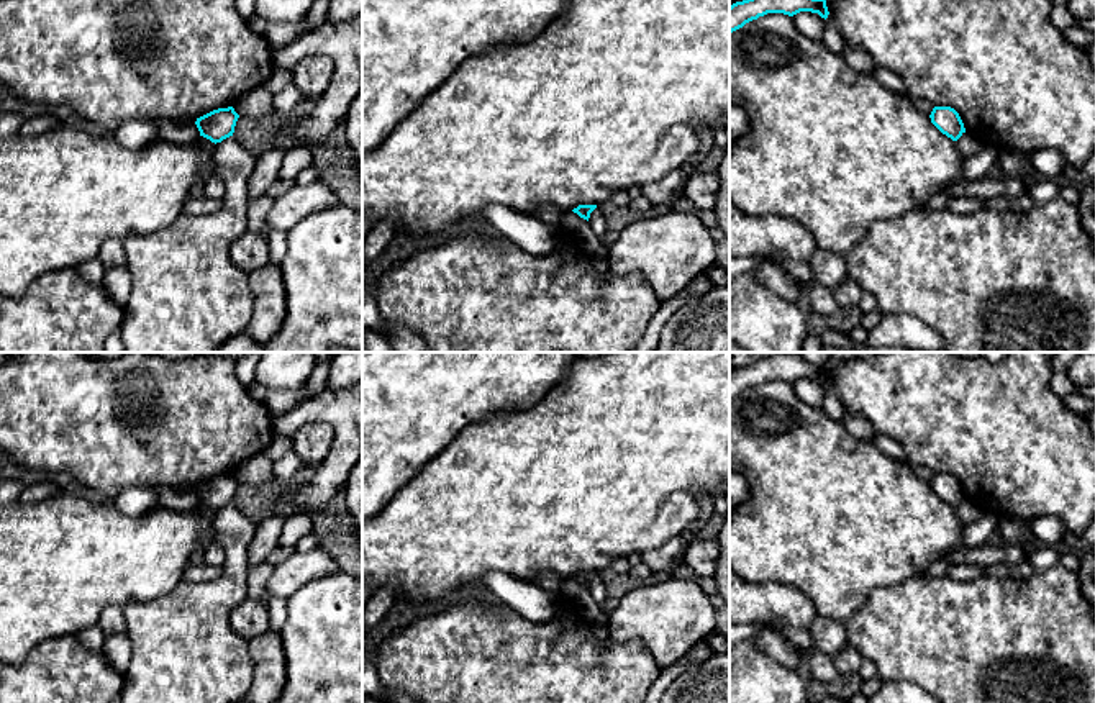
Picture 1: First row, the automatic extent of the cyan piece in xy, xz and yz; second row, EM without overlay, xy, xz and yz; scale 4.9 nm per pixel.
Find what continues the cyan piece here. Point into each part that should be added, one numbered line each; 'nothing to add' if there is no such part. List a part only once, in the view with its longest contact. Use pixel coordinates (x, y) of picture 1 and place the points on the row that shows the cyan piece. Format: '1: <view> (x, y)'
nothing to add

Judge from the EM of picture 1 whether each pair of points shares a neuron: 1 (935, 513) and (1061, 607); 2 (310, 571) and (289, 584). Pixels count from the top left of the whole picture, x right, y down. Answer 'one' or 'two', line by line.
1: two
2: one

